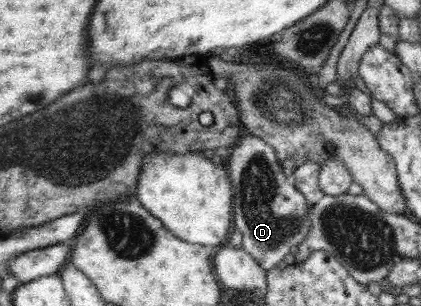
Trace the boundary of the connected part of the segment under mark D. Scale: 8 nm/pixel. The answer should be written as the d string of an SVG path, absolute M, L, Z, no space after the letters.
M245 134L241 138L230 150L225 165L230 170L230 182L234 186L234 228L241 235L241 247L248 251L263 269L276 268L287 257L289 249L299 245L311 231L308 197L301 193L292 178L283 175L283 167L275 148L253 135Z

